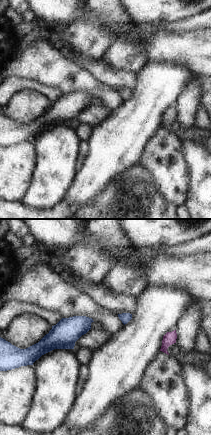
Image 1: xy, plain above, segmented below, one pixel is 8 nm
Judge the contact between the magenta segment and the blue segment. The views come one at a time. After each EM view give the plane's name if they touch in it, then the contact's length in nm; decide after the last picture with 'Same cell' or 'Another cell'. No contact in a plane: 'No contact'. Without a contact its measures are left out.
No contact

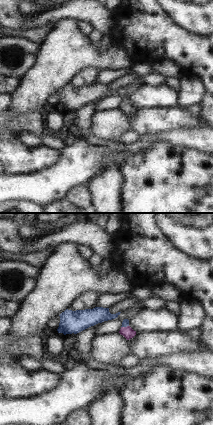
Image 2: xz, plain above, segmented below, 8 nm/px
Touches magenta in xz. Shared border 70 nm

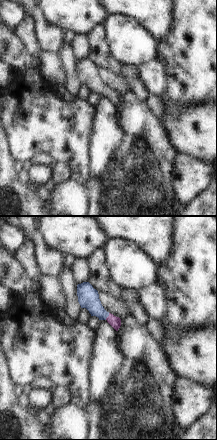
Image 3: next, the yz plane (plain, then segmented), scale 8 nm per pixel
Touches magenta in yz. Shared border 70 nm

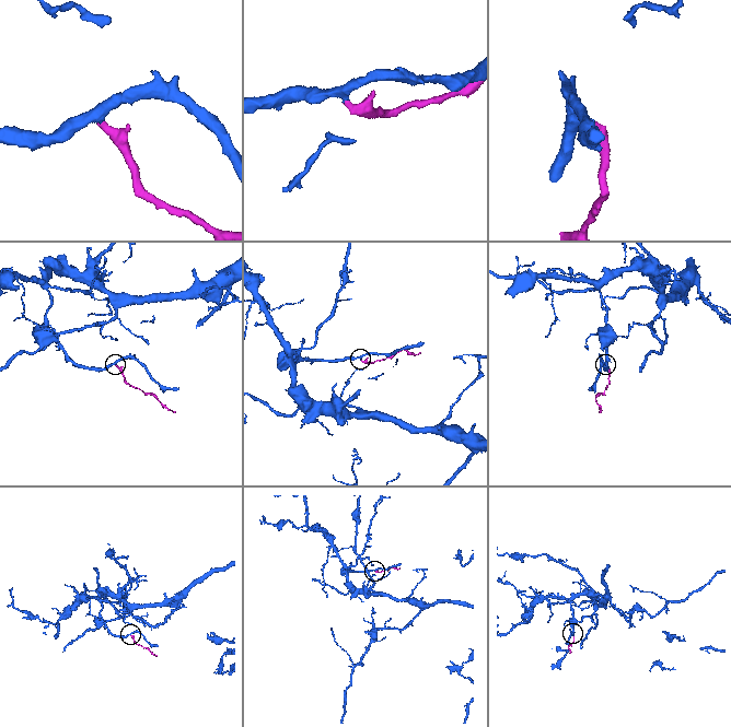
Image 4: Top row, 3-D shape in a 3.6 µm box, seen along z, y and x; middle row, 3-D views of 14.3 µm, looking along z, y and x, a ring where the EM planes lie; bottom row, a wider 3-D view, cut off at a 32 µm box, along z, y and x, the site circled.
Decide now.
Same cell

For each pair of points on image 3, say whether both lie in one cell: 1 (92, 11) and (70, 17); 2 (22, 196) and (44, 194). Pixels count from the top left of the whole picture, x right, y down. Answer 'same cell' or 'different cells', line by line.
1: same cell
2: different cells

